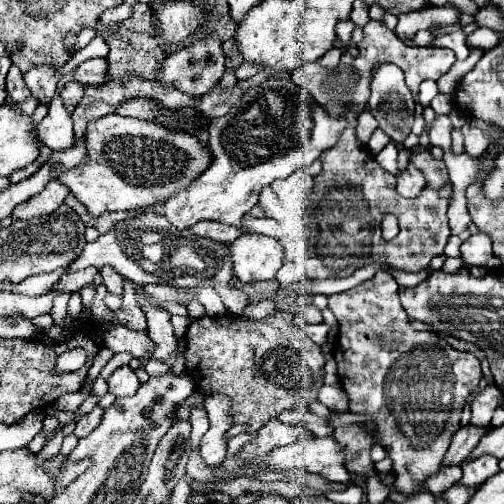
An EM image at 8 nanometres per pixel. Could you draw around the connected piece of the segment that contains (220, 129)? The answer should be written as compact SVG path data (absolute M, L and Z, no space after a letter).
M270 78L260 86L252 86L242 96L240 106L232 108L232 112L228 112L226 116L210 122L208 150L212 154L212 162L196 180L192 180L188 188L176 192L176 196L164 202L164 216L178 230L186 230L200 220L218 220L240 228L242 216L248 214L250 208L258 204L258 194L264 186L270 186L276 178L288 178L298 168L312 164L322 152L330 150L338 142L346 126L348 126L348 118L344 114L334 118L298 84L294 84L294 94L292 94L292 80Z

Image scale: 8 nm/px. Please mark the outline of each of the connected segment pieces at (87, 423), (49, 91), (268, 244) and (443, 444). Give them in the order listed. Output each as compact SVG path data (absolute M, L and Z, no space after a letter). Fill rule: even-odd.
M96 406L90 414L86 414L86 416L82 416L82 418L78 418L78 422L76 422L76 430L74 430L74 434L78 436L78 438L84 438L84 436L88 436L98 424L100 424L100 420L102 420L102 408L100 406Z
M52 66L32 68L28 74L24 74L24 82L26 82L32 98L36 98L40 104L46 106L50 102L50 98L56 94L56 86L58 86L56 68L52 68Z
M242 234L232 242L230 252L234 274L244 284L274 280L284 256L280 242L262 234Z
M378 272L374 278L362 282L360 286L328 296L328 308L334 312L338 320L338 338L334 344L334 360L338 364L338 376L344 384L350 398L350 412L366 416L366 428L372 432L372 438L388 452L392 458L392 490L396 494L412 496L418 492L426 492L426 480L440 472L440 460L450 446L452 434L460 428L462 408L466 404L468 394L478 386L482 370L480 360L470 352L454 350L452 346L430 346L426 350L424 332L416 332L406 316L406 310L400 306L398 298L398 282L388 272ZM426 366L440 366L444 370L426 370Z

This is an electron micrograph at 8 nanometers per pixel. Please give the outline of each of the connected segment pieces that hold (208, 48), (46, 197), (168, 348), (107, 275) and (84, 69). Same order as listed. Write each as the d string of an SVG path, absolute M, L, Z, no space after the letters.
M206 32L204 38L194 40L190 46L170 54L164 60L156 80L162 84L170 84L188 96L204 96L212 86L216 86L220 82L220 78L224 74L224 64L226 64L226 56L224 56L220 38L214 32Z
M52 180L52 182L48 182L48 186L40 194L32 196L24 204L18 204L12 212L12 216L24 218L24 220L30 220L30 218L36 218L36 216L48 216L64 204L68 194L70 194L68 186L60 184L58 180Z
M150 304L144 306L144 312L146 312L146 320L148 320L148 336L156 344L152 358L168 364L174 374L184 374L186 356L184 356L184 352L178 352L178 342L176 342L172 324L170 324L170 314L166 310L160 310Z
M110 266L102 268L102 280L104 280L104 286L108 288L108 294L114 294L114 296L122 296L124 294L124 276L118 274L116 270L112 270Z
M106 58L86 60L86 62L82 62L82 64L74 70L74 80L76 80L78 84L82 84L82 86L102 84L102 82L106 82L106 68L108 68Z

